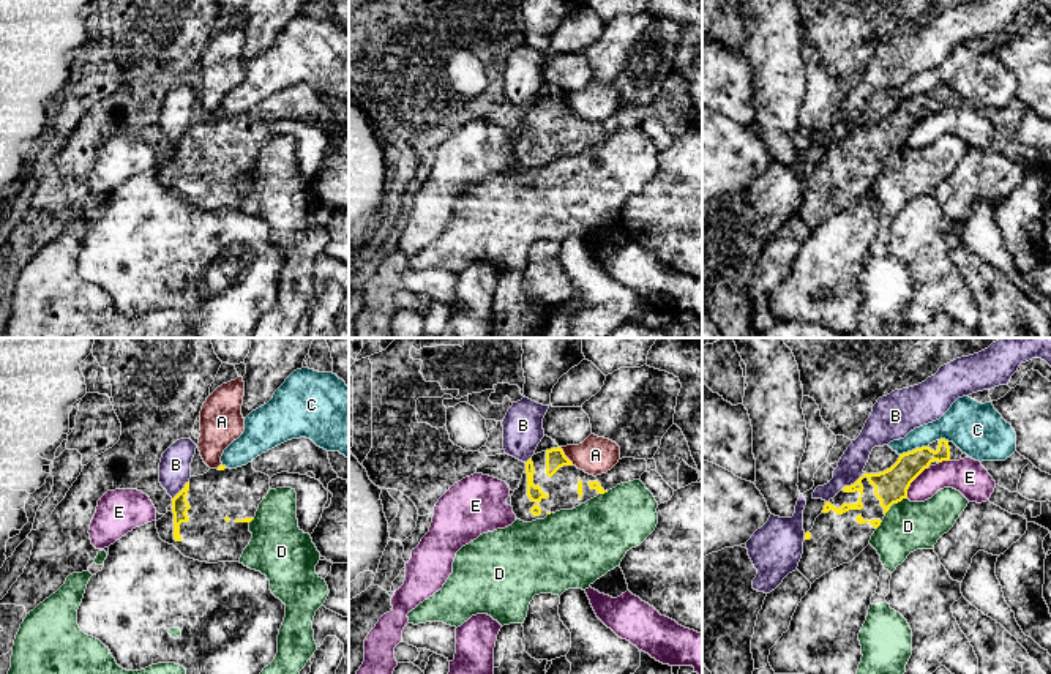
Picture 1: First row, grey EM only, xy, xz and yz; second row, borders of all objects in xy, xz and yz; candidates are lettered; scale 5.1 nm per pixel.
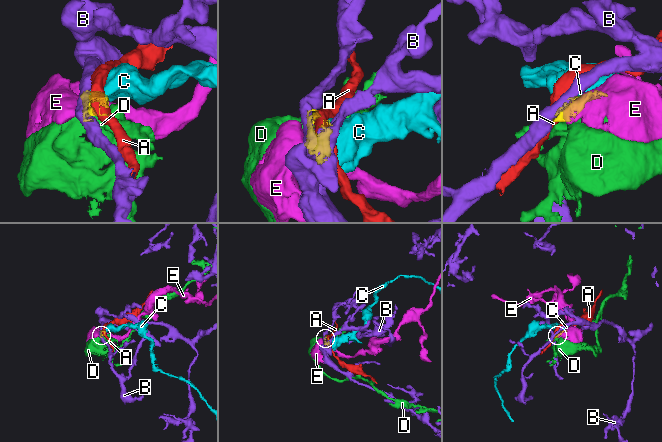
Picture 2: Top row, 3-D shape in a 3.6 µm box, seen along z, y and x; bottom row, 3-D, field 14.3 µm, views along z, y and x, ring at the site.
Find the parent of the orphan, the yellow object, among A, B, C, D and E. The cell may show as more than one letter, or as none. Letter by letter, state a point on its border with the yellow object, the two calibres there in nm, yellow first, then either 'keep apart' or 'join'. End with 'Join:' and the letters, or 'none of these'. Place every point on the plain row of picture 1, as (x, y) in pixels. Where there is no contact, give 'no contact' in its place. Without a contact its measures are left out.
A: xz (565, 103) | 100/190 nm | keep apart
B: yz (854, 130) | 180/130 nm | keep apart
C: yz (912, 97) | 180/160 nm | keep apart
D: yz (895, 149) | 180/260 nm | keep apart
E: yz (912, 127) | 180/160 nm | keep apart
Join: none of these

